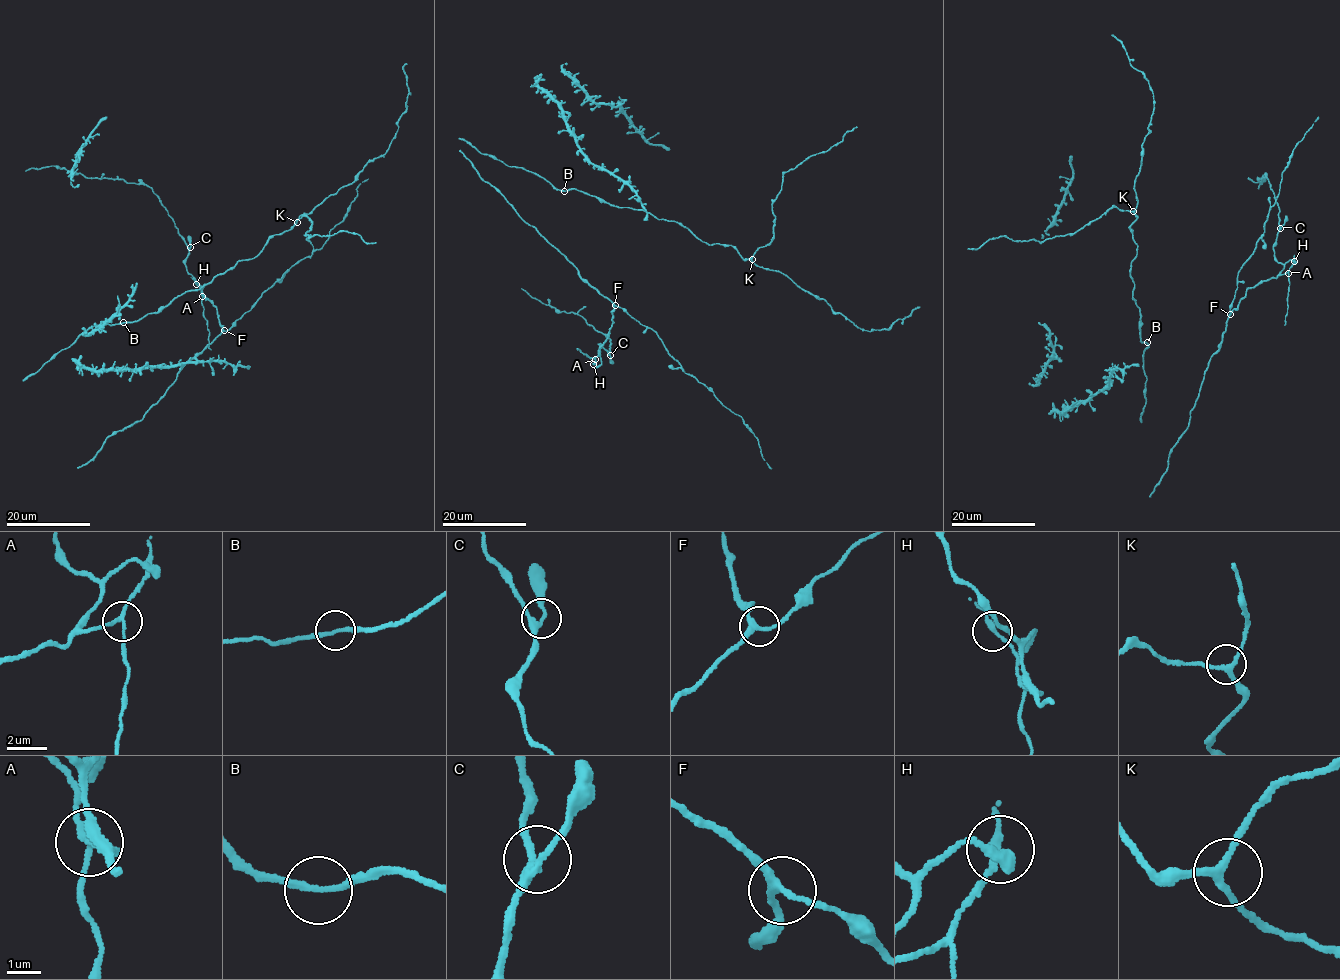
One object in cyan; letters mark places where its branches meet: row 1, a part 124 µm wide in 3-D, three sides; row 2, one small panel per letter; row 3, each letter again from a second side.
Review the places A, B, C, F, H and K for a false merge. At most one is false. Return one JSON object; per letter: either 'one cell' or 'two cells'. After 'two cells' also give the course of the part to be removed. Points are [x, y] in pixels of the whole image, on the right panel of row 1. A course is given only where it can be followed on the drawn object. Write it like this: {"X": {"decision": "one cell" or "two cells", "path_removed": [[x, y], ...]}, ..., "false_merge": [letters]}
{"A": {"decision": "two cells", "path_removed": [[1289, 273], [1284, 325]]}, "B": {"decision": "one cell"}, "C": {"decision": "one cell"}, "F": {"decision": "one cell"}, "H": {"decision": "one cell"}, "K": {"decision": "one cell"}, "false_merge": ["A"]}

